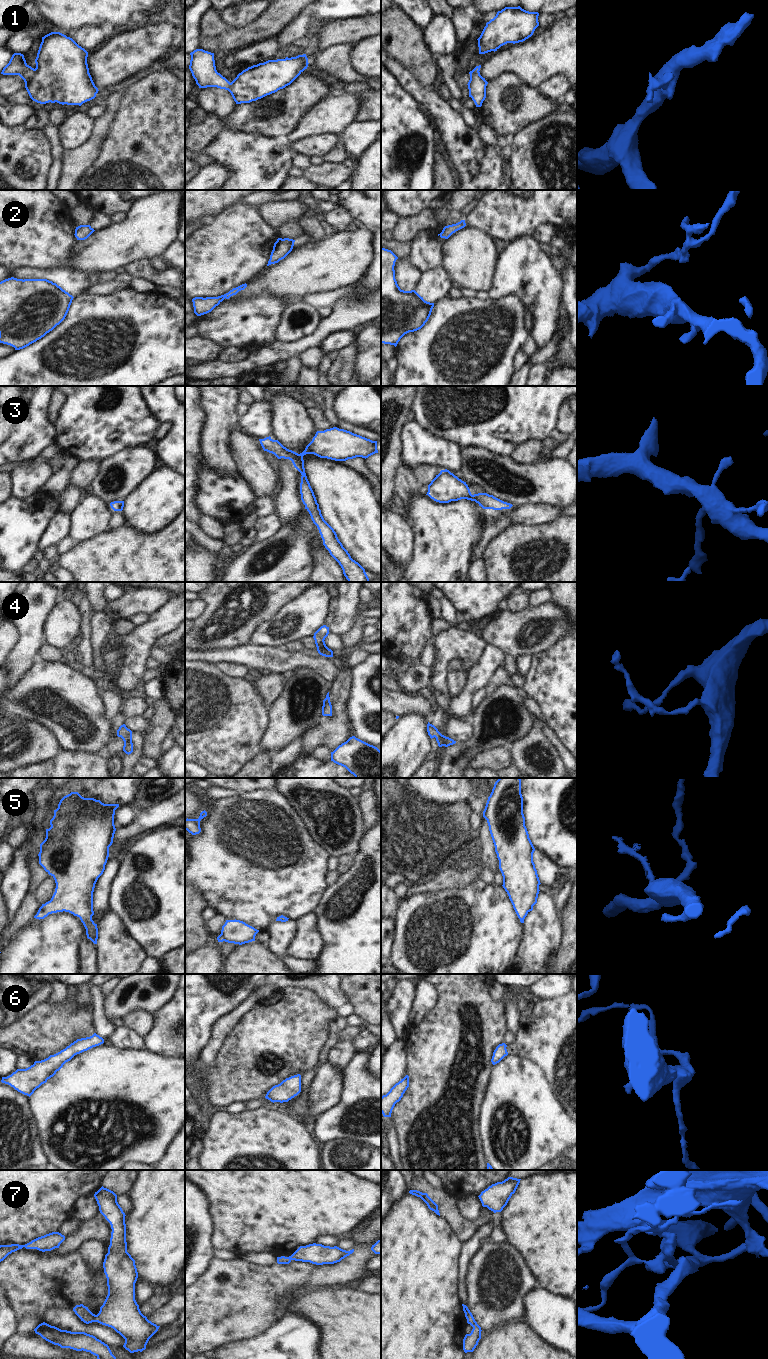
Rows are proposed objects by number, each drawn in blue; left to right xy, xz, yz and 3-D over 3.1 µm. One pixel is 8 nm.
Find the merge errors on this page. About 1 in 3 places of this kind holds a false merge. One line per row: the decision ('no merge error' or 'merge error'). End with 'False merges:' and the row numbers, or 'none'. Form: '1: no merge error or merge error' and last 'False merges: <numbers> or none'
1: merge error
2: no merge error
3: no merge error
4: no merge error
5: no merge error
6: no merge error
7: no merge error
False merges: 1

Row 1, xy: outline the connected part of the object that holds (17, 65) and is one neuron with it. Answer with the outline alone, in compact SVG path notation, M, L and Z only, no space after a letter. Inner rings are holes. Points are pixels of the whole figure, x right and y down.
M14 53L9 63L3 68L1 74L3 75L19 75L25 82L25 87L31 81L35 69L26 63L24 55L21 53Z

